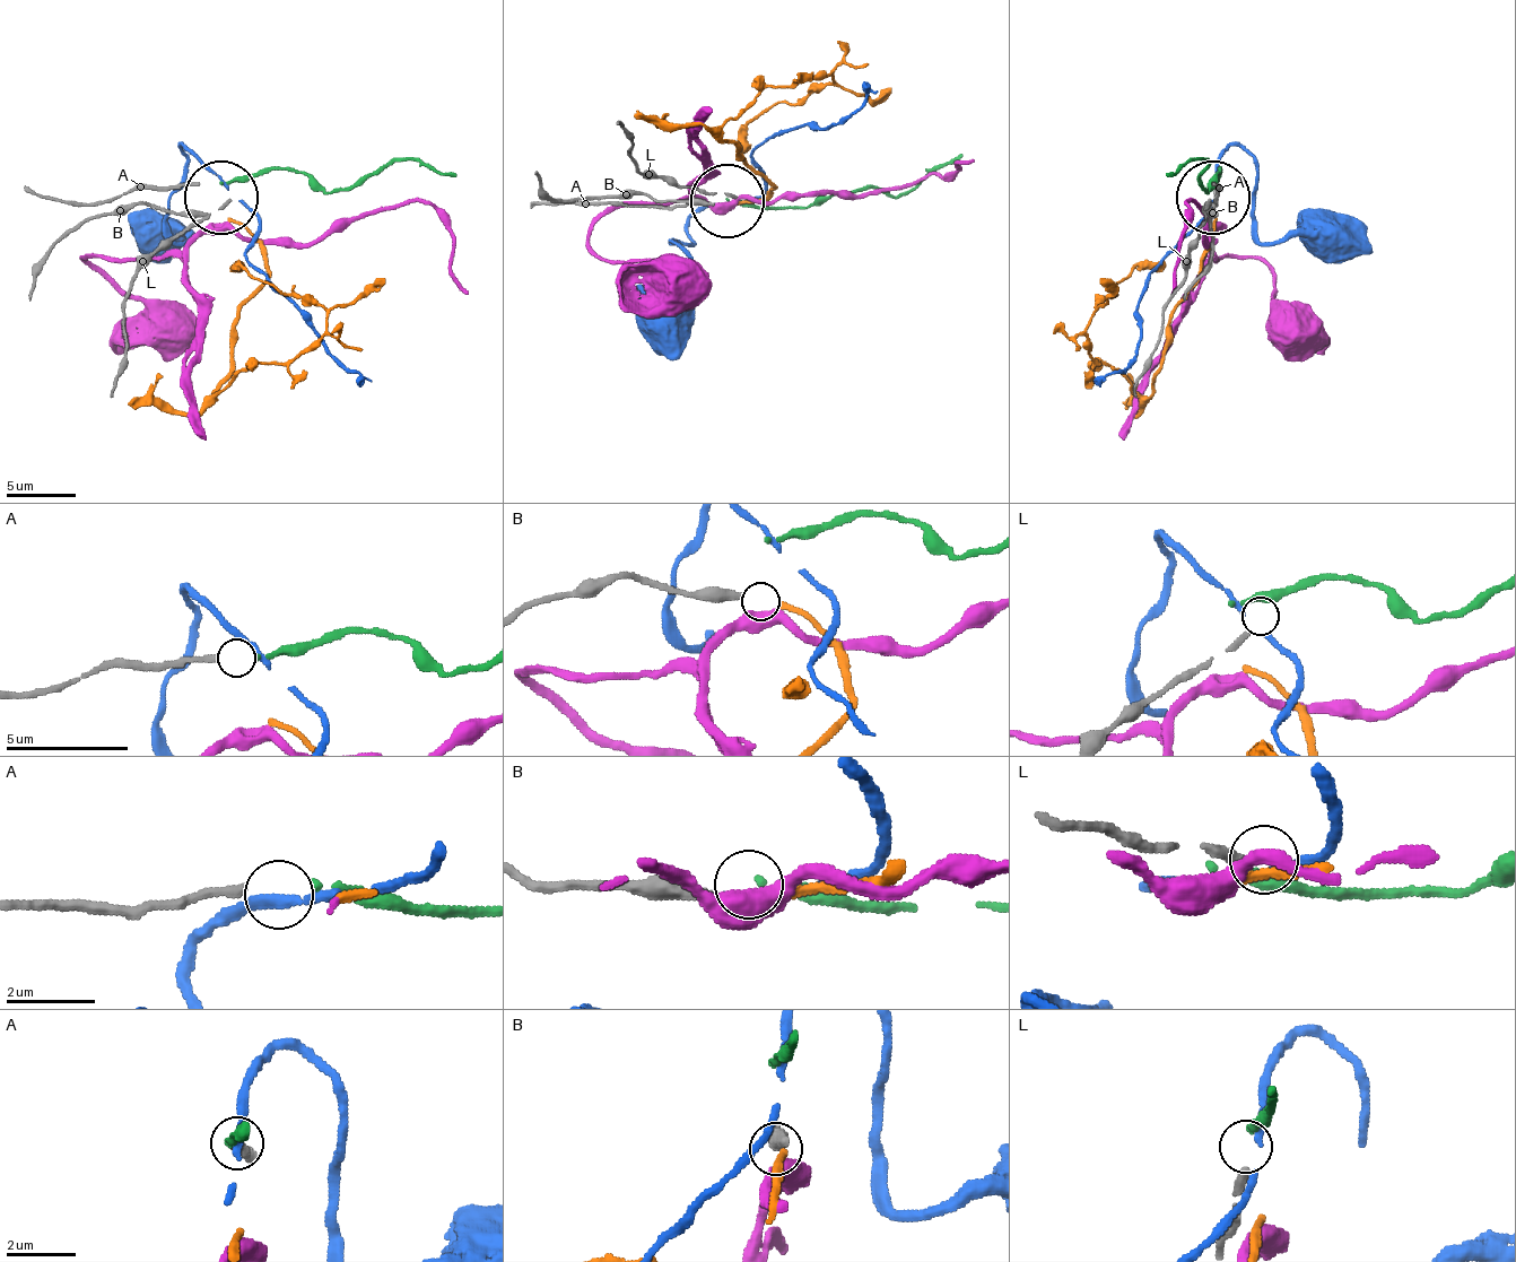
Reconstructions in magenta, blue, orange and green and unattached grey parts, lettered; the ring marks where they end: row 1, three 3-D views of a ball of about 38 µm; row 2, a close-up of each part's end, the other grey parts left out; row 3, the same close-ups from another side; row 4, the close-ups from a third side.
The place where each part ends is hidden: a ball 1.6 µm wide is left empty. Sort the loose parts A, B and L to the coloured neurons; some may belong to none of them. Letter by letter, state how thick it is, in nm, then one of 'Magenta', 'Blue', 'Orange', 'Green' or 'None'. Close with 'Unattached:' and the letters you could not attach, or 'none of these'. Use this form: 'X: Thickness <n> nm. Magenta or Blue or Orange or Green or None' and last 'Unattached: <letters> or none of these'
A: Thickness 240 nm. Green
B: Thickness 340 nm. Orange
L: Thickness 280 nm. None
Unattached: L

